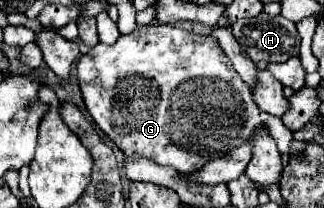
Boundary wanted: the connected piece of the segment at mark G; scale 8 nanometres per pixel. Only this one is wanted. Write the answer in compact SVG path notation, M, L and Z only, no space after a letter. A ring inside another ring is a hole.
M167 24L139 26L127 36L121 36L113 46L97 44L77 62L77 82L85 108L95 124L123 150L123 154L141 154L163 166L171 166L177 172L197 172L209 158L221 158L235 146L247 142L261 126L277 140L281 152L291 152L291 130L283 126L281 118L269 116L253 102L253 94L241 76L233 70L233 64L221 50L217 38L187 32ZM173 142L187 142L191 148L179 148Z

